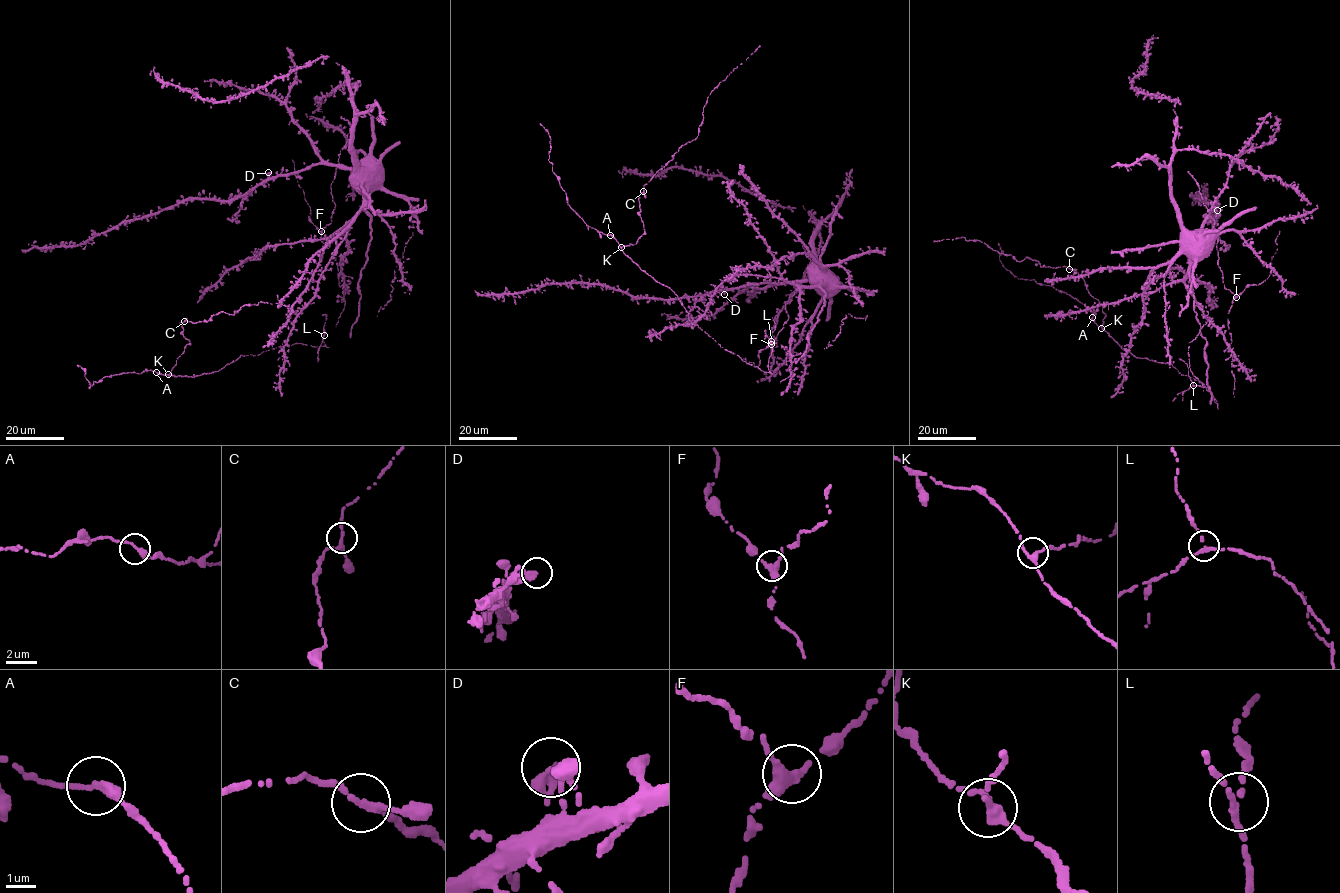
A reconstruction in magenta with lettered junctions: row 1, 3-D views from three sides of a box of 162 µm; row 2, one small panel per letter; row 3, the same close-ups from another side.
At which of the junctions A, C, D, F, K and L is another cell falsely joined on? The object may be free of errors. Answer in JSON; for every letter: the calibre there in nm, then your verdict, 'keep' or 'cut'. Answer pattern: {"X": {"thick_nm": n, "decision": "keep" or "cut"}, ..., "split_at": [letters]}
{"A": {"thick_nm": 280, "decision": "keep"}, "C": {"thick_nm": 200, "decision": "keep"}, "D": {"thick_nm": 240, "decision": "keep"}, "F": {"thick_nm": 320, "decision": "keep"}, "K": {"thick_nm": 260, "decision": "keep"}, "L": {"thick_nm": 260, "decision": "keep"}, "split_at": []}

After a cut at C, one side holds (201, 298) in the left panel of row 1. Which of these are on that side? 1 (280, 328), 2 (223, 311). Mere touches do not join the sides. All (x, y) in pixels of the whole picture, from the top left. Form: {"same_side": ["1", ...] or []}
{"same_side": ["1"]}

